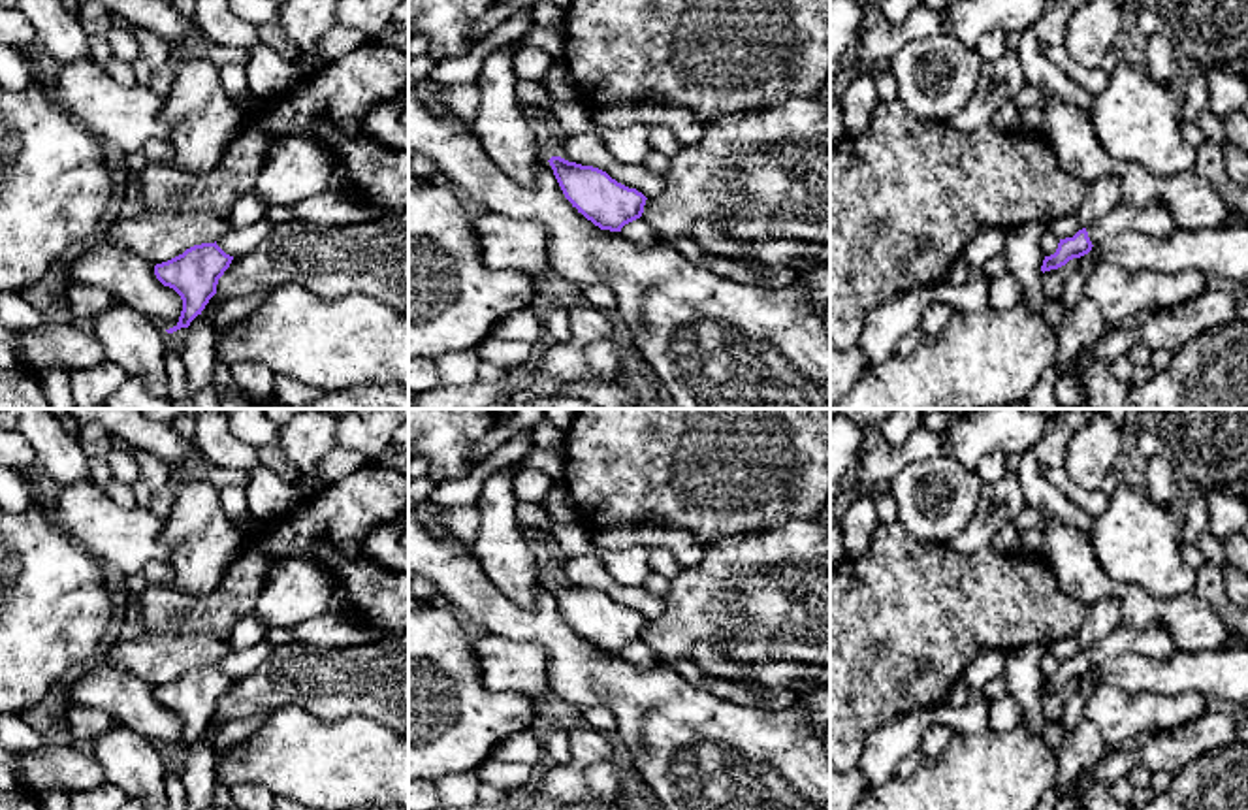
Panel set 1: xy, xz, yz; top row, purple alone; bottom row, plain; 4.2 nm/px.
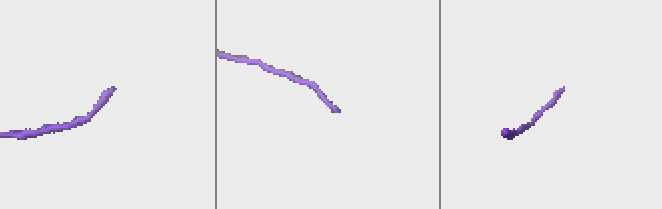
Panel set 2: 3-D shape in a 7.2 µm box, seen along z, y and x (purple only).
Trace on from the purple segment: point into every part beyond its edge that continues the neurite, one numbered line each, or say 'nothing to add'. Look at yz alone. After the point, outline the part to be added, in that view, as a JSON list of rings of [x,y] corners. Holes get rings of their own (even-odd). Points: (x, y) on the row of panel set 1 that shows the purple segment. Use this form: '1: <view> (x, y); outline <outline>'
1: yz (1154, 219); outline [[[1118,202],[1105,215],[1086,226],[1092,245],[1103,243],[1120,234],[1144,234],[1161,237],[1176,228],[1173,213],[1163,203],[1135,207]]]

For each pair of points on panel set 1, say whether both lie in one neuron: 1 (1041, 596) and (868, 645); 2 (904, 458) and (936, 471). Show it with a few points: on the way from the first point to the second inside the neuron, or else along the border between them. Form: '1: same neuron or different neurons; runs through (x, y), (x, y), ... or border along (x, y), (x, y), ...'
1: same neuron; runs through (998, 601), (972, 601), (912, 615)
2: different neurons; border along (945, 454), (915, 460), (889, 483)

